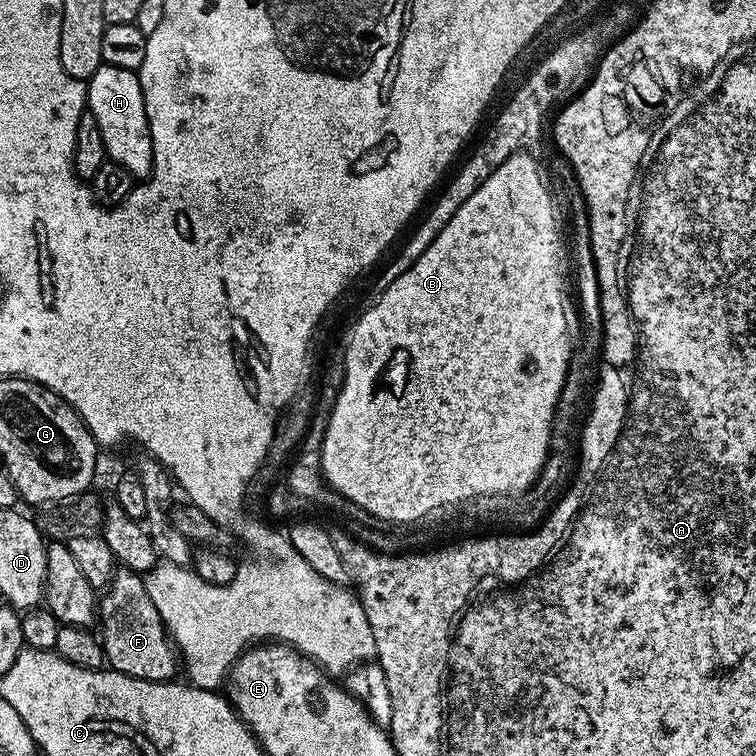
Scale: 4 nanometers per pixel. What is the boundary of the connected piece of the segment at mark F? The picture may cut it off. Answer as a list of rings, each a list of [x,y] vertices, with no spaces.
[[[120,570],[112,577],[98,600],[98,635],[107,667],[113,672],[150,682],[171,681],[178,672],[178,653],[154,602],[150,602],[141,573]]]

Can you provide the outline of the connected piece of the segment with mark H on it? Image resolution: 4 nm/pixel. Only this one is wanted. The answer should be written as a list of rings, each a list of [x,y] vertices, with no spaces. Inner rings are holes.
[[[103,63],[86,81],[86,108],[94,114],[108,159],[126,166],[133,178],[152,175],[154,142],[146,118],[143,83],[133,69]]]

